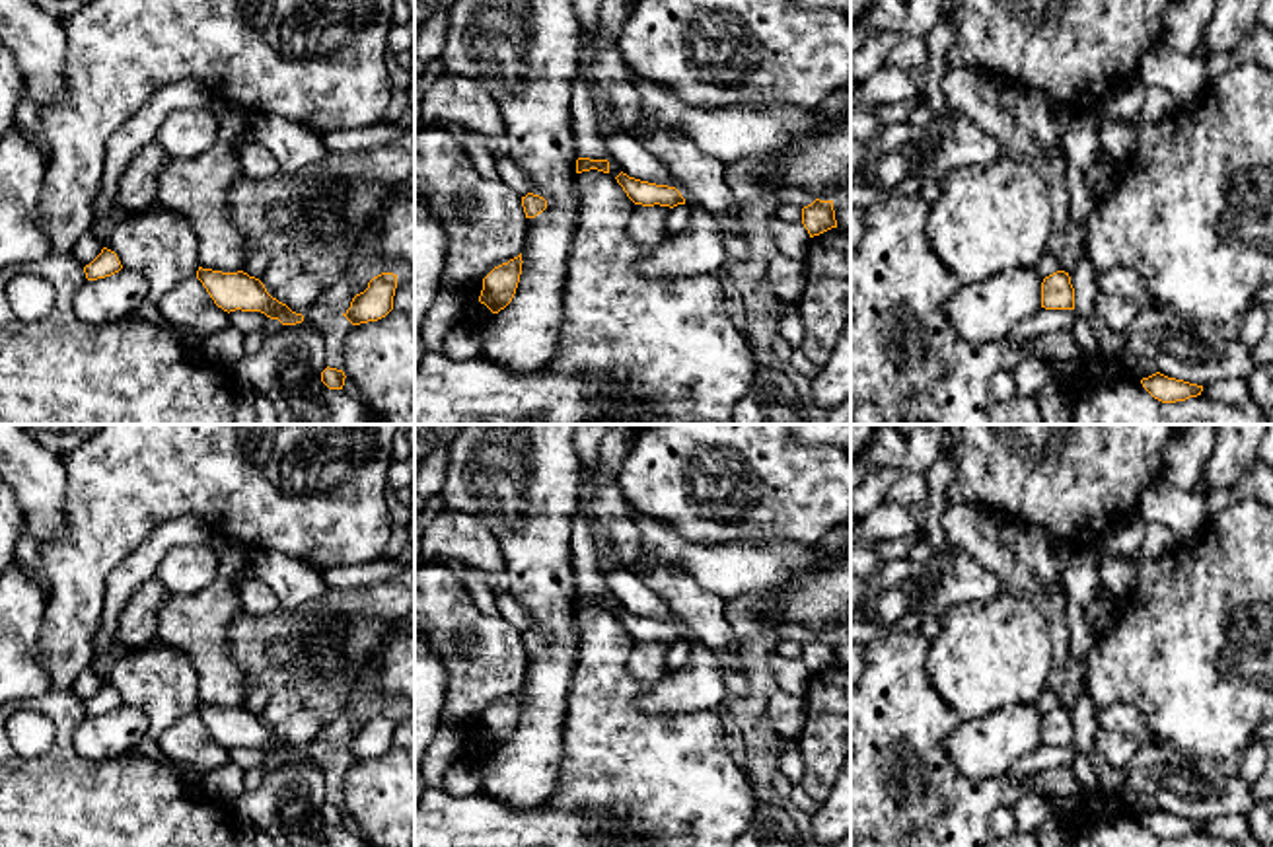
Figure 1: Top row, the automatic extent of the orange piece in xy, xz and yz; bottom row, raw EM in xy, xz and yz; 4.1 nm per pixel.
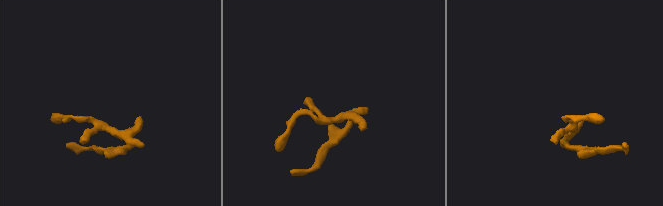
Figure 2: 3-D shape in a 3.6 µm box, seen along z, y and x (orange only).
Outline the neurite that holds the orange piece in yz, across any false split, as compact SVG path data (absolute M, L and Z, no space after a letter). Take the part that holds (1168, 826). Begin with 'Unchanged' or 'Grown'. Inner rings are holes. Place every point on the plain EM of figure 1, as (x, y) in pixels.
Unchanged. M1160 808L1143 814L1141 820L1154 835L1162 839L1185 837L1189 833L1201 831L1203 828L1203 822L1168 814Z

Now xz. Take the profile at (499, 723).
Unchanged. M520 689L508 699L494 703L483 715L479 738L485 740L492 750L498 750L512 738L522 711L522 699L524 697Z

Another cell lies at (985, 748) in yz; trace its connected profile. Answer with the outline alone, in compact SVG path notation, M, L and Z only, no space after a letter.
M1014 703L989 717L962 722L944 740L952 765L969 779L1002 779L1026 754L1041 746L1043 715Z

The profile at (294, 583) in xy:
M257 549L251 555L253 572L276 596L284 609L296 609L327 594L319 571L286 553Z

